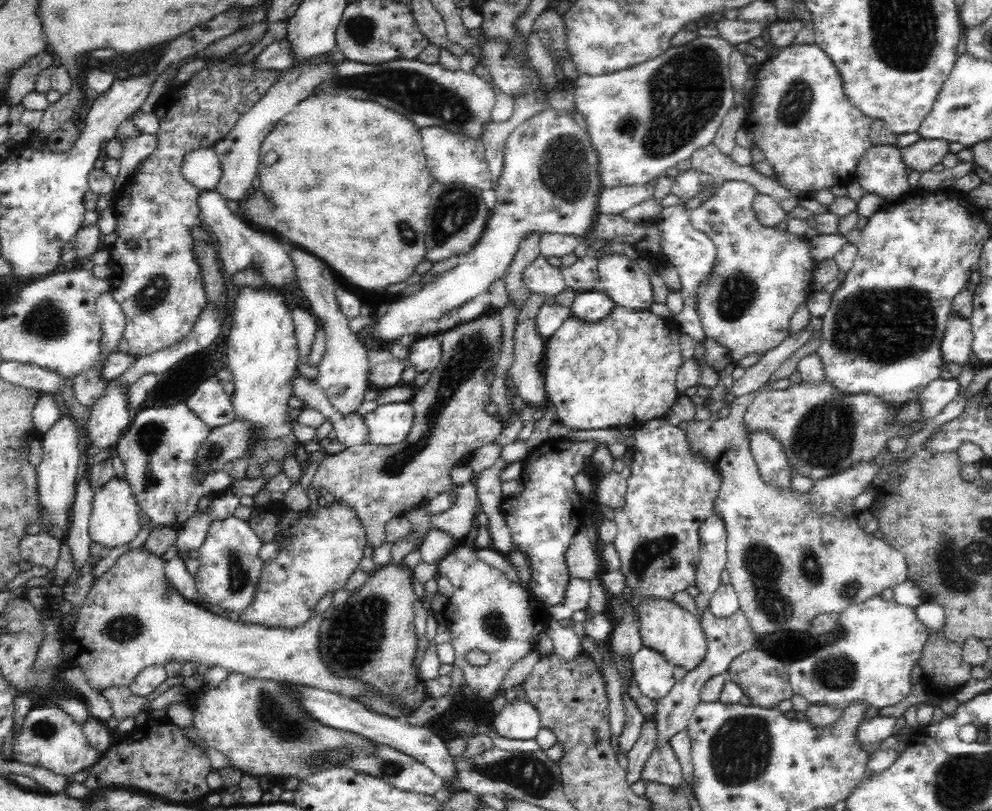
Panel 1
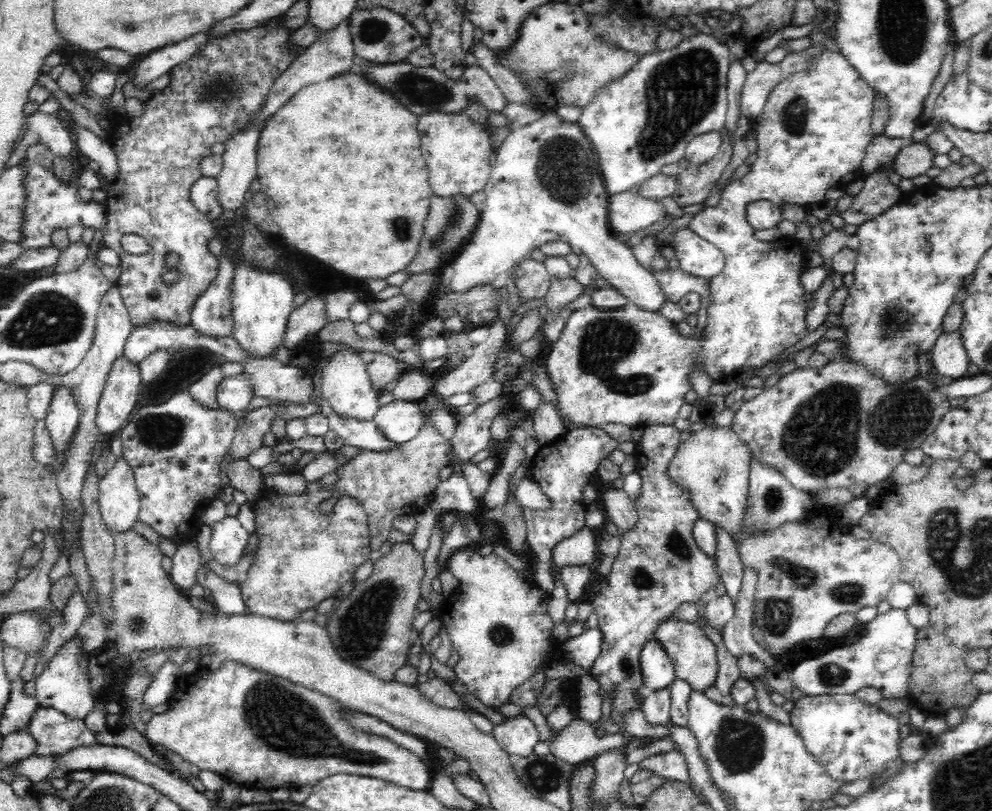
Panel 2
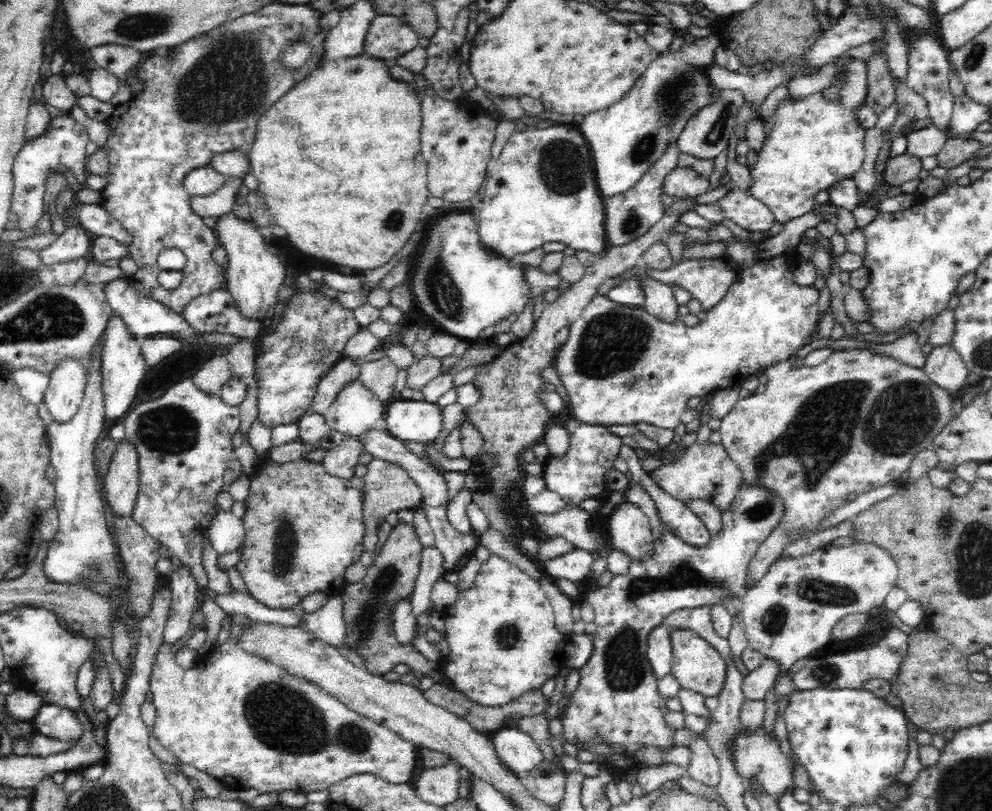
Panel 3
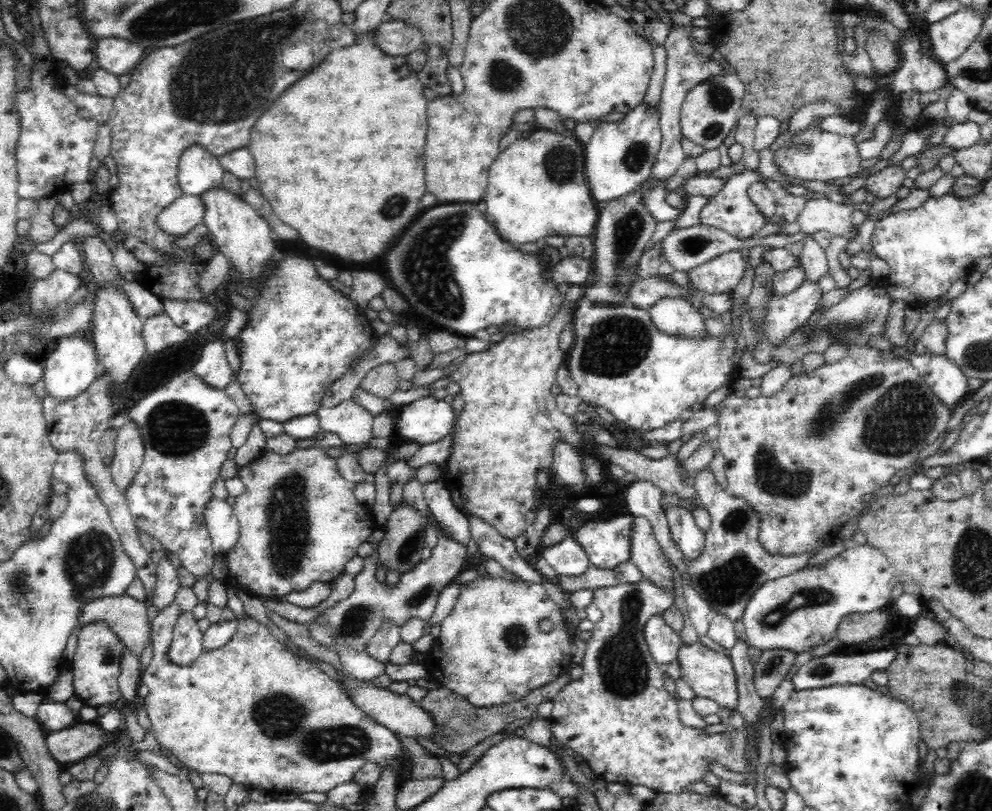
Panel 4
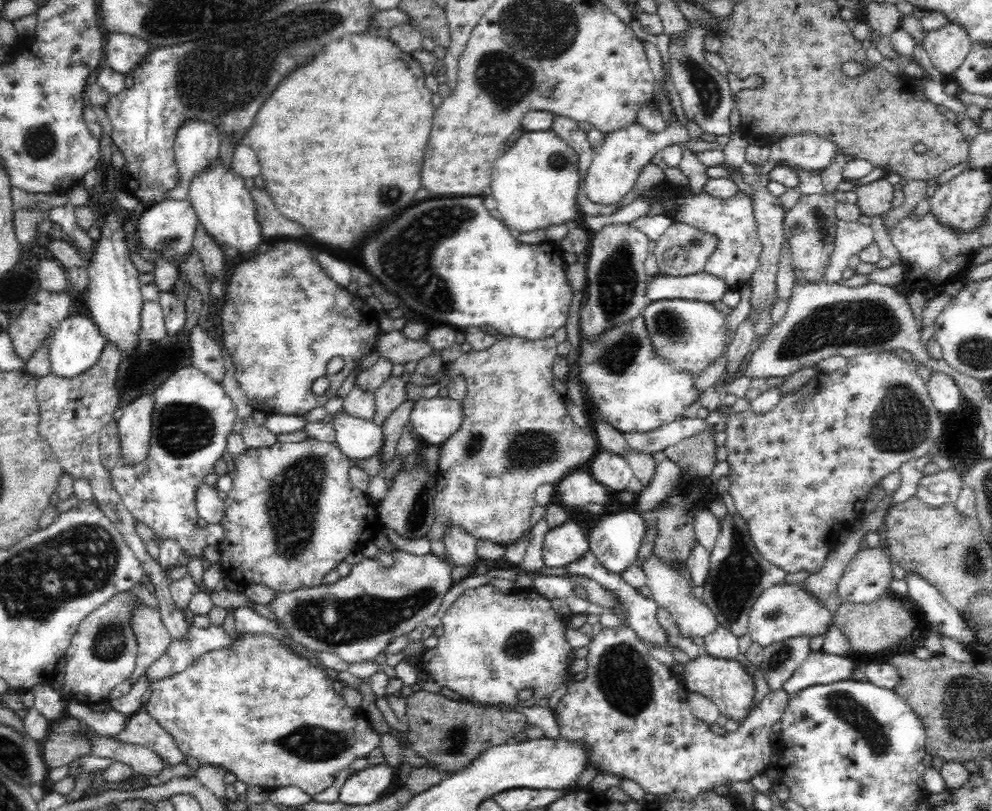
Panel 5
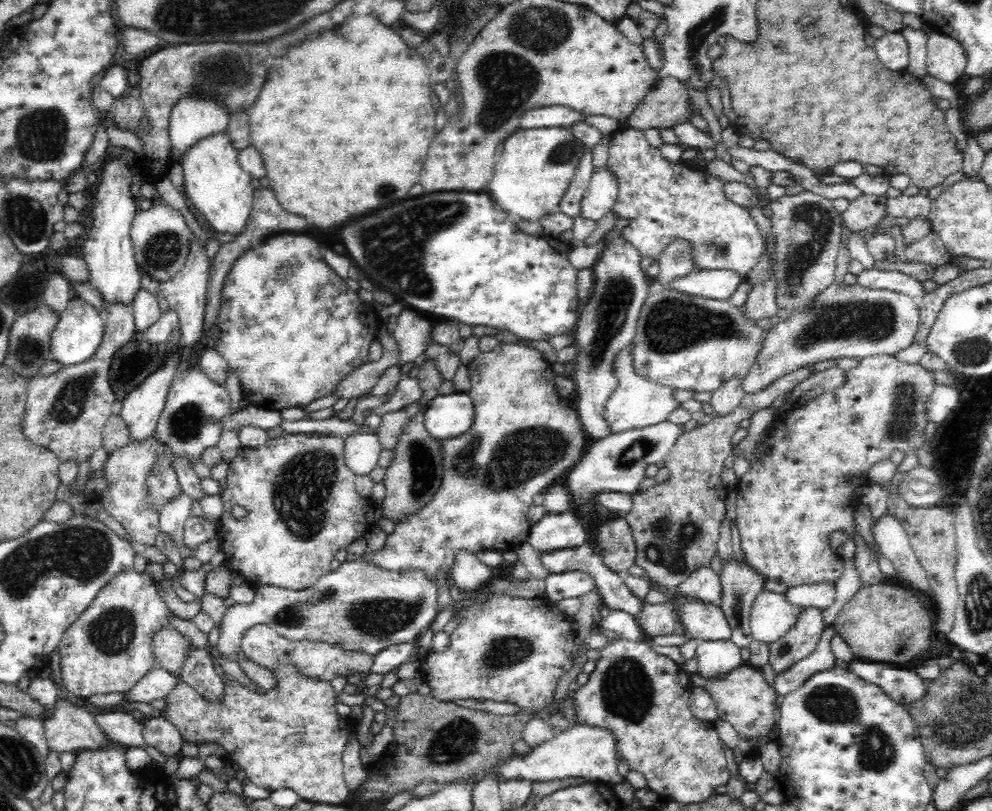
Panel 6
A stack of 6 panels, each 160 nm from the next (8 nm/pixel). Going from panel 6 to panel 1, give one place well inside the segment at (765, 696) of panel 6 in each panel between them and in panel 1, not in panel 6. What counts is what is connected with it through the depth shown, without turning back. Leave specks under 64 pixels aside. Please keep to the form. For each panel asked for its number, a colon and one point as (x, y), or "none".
1: (665, 627)
2: (694, 657)
3: (698, 666)
4: (710, 674)
5: (726, 683)

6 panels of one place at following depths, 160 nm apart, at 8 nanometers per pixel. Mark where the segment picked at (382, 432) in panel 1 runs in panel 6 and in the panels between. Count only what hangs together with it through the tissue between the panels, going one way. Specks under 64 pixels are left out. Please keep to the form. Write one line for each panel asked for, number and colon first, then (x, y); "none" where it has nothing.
2: (400, 421)
3: (418, 421)
4: (428, 420)
5: (434, 420)
6: (447, 417)

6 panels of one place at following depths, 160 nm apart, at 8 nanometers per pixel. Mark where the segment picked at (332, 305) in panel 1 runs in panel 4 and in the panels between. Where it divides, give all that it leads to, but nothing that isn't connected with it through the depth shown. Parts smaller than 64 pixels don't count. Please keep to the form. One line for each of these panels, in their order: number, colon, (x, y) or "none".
2: (347, 388)
3: (356, 411)
4: (353, 425)

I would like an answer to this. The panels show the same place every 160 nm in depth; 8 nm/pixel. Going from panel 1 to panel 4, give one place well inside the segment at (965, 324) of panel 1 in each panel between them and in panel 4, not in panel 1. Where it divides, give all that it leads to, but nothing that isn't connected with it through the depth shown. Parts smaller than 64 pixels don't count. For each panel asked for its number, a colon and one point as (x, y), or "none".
2: (949, 359)
3: (944, 367)
4: (949, 384)

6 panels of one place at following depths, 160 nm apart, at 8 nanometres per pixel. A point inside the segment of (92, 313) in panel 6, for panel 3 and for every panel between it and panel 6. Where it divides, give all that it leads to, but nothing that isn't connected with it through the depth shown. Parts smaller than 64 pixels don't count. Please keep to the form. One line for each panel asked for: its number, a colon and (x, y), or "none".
3: (67, 382)
4: (69, 369)
5: (75, 345)

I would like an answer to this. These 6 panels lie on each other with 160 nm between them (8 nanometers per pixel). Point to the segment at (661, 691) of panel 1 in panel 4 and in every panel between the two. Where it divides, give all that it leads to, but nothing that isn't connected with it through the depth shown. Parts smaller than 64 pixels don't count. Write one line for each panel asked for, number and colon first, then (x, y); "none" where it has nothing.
2: (657, 670)
3: (659, 649)
4: (664, 643)

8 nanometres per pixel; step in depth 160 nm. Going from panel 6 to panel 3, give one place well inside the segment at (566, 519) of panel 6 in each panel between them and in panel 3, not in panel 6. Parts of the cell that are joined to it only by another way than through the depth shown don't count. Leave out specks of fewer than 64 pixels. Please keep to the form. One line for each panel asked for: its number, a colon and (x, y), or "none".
3: (574, 565)
4: (567, 557)
5: (566, 543)

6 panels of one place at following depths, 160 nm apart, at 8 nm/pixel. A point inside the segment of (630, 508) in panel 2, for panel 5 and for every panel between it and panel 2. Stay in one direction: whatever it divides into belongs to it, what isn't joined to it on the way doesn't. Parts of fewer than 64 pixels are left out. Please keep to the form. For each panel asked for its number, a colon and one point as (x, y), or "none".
3: (630, 530)
4: (645, 551)
5: (671, 590)

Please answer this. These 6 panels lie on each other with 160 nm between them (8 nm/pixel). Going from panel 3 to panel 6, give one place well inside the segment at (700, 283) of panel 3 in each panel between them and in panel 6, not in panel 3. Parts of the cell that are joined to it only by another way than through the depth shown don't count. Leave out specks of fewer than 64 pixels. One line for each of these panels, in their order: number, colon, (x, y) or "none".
4: (721, 274)
5: (732, 220)
6: (663, 201)

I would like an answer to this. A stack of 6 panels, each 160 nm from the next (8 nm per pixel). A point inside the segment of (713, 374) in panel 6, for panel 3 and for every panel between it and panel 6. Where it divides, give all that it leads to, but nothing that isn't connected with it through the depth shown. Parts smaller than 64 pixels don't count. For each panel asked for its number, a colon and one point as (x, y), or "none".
3: (660, 302)
4: (675, 316)
5: (690, 335)

